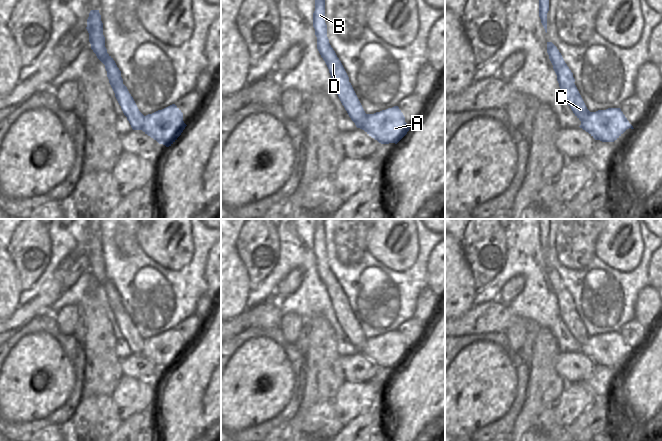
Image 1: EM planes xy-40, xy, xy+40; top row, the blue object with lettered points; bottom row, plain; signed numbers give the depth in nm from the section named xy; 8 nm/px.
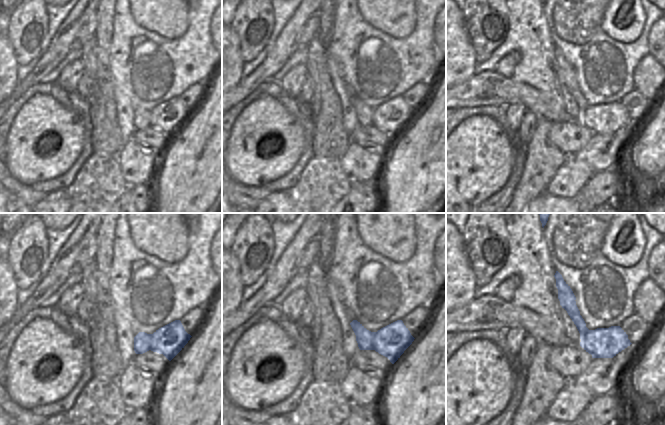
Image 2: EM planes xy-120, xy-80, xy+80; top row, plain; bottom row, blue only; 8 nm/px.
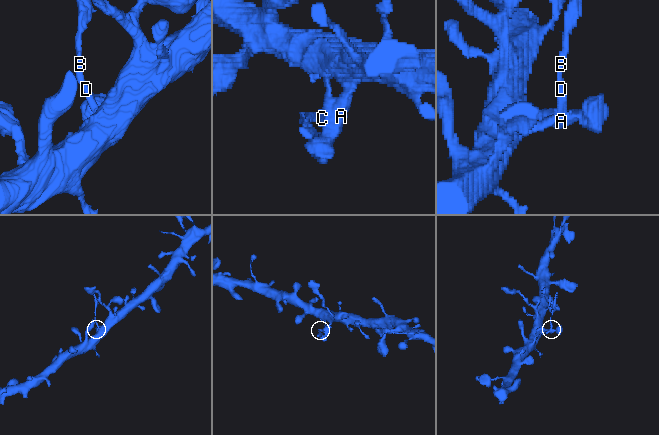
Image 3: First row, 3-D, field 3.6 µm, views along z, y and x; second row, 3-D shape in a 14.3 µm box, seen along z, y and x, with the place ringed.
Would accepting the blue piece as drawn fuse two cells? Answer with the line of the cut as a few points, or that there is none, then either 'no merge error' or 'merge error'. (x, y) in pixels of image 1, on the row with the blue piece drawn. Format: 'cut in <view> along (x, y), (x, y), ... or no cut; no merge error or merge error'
cut in xy along (348, 81), (343, 91), (343, 96), (347, 103), (344, 106); merge error

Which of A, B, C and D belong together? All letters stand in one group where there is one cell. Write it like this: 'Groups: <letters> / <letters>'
Groups: A C / B D.

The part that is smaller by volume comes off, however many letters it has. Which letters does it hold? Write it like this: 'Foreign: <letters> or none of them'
Foreign: B, D.

